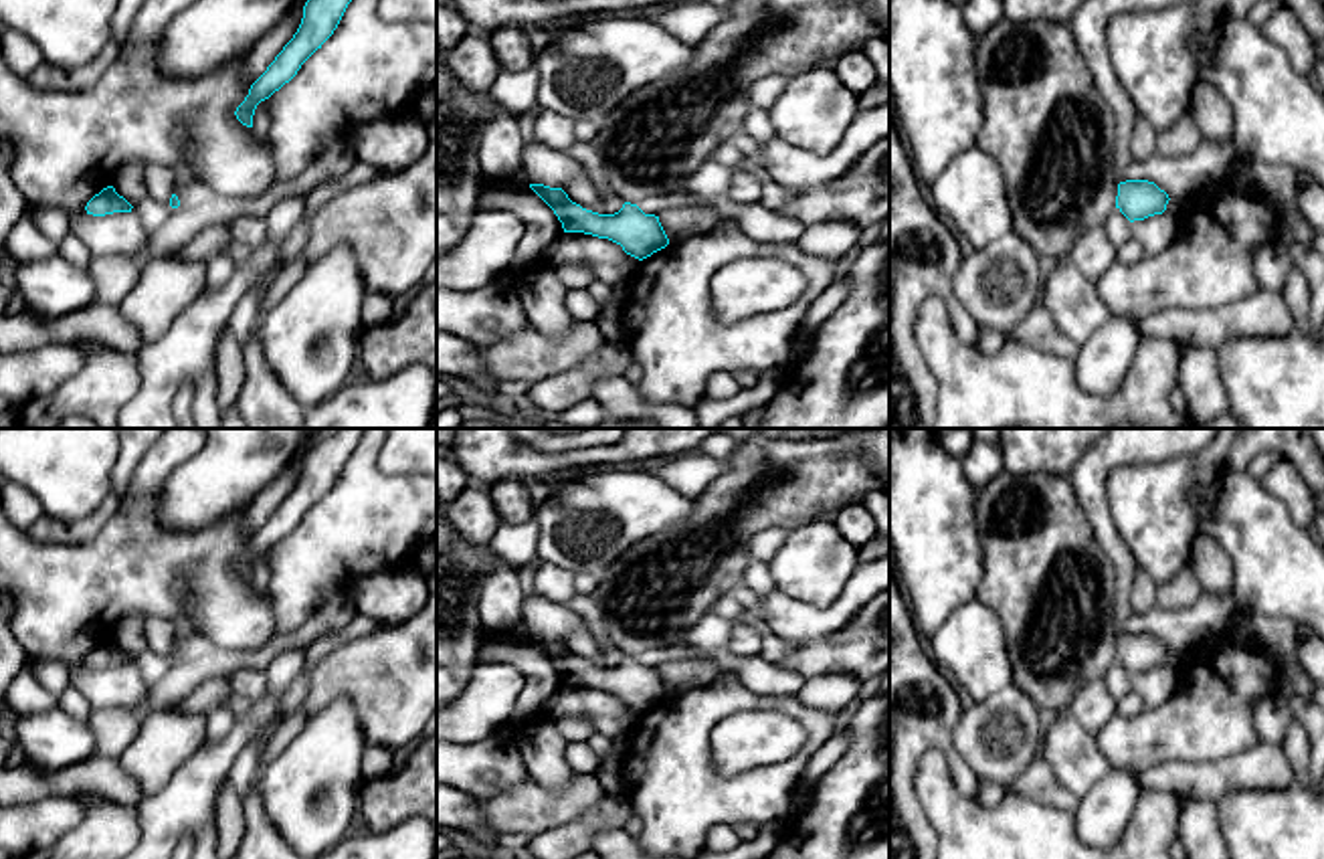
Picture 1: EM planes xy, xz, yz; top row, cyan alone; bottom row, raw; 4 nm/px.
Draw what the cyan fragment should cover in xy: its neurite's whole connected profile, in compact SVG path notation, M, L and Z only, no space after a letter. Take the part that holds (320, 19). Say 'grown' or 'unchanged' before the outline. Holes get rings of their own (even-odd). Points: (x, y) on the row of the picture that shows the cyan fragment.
unchanged | M307 0L303 18L293 38L283 46L267 71L251 85L249 95L237 107L237 119L253 127L253 115L261 101L289 83L301 65L334 34L352 0Z

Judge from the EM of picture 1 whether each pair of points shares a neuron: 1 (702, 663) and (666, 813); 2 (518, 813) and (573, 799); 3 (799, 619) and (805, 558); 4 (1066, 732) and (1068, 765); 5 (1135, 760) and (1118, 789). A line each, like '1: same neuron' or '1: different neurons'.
1: different neurons
2: same neuron
3: different neurons
4: same neuron
5: different neurons

